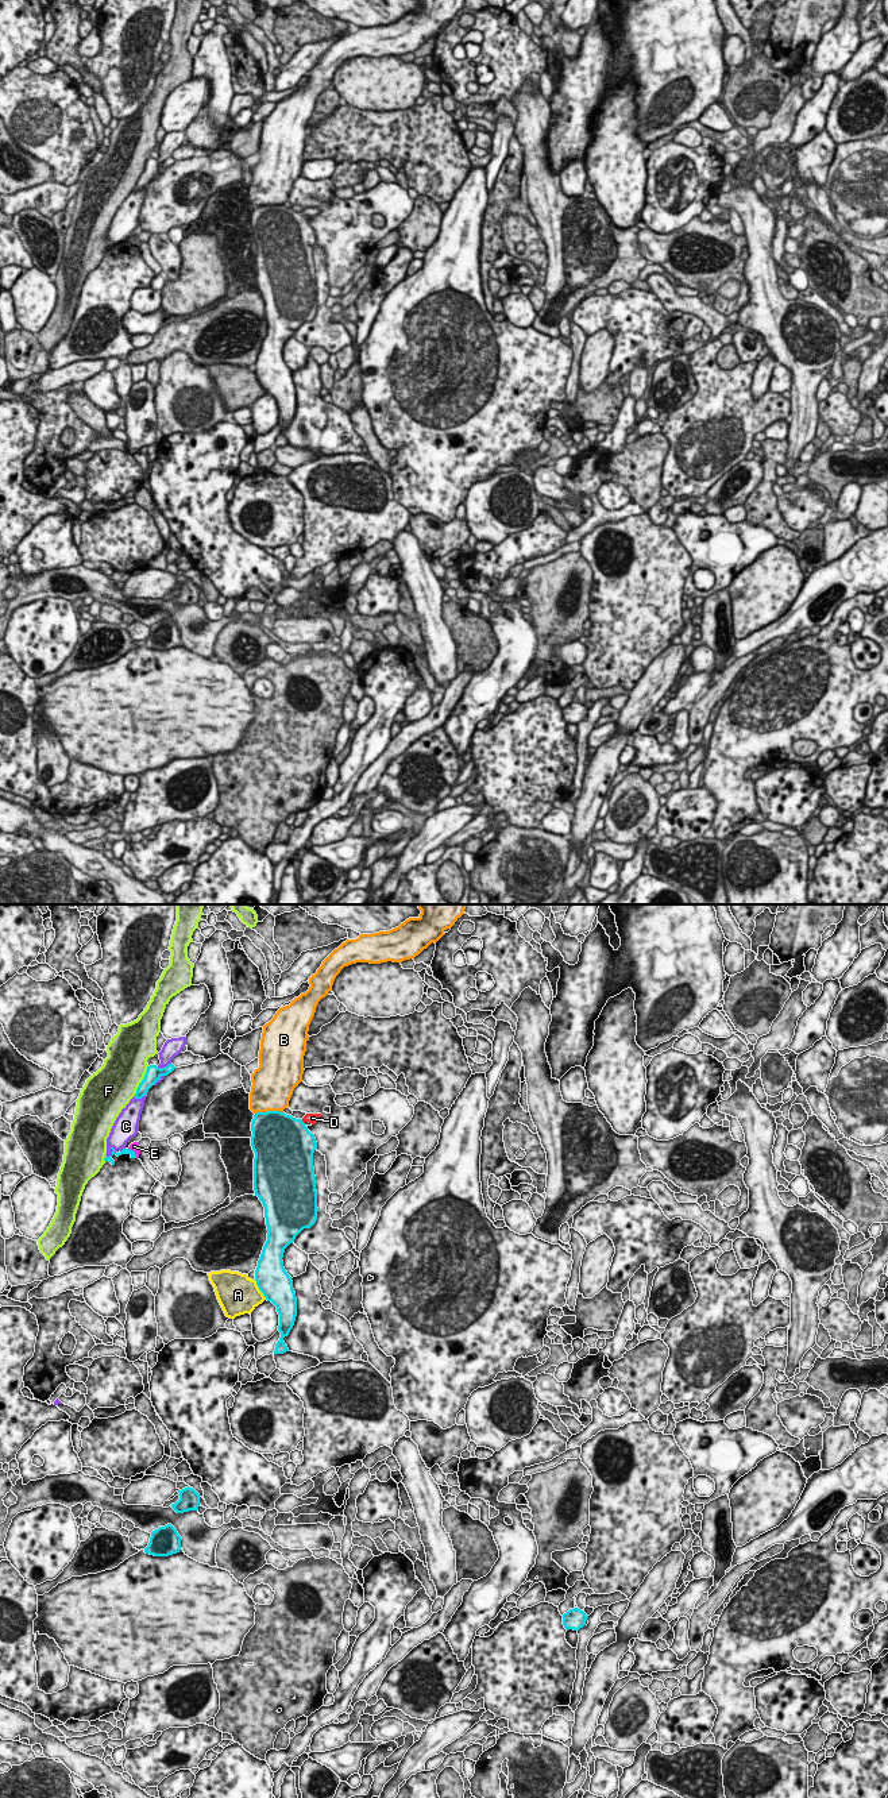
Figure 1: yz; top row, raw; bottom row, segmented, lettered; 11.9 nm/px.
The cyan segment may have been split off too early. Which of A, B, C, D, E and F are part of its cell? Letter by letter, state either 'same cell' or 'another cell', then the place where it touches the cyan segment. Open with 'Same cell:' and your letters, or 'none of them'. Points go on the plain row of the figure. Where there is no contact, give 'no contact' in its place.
Same cell: D
A: another cell; contact yz (259, 382)
B: another cell; contact yz (269, 204)
C: another cell; contact yz (112, 244)
D: same cell; contact yz (302, 215)
E: another cell; contact yz (134, 246)
F: another cell; contact yz (142, 173)

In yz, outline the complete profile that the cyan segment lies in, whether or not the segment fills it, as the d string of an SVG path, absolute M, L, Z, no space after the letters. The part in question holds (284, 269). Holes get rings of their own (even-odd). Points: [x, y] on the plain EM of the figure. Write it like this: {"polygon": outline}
{"polygon": "M267 204L256 205L251 215L251 239L255 246L254 283L265 300L269 324L255 363L255 374L266 393L277 400L279 408L278 424L281 431L275 437L274 447L289 444L283 431L289 428L297 409L296 385L292 370L283 360L283 346L304 321L310 321L317 313L318 301L313 261L313 246L317 242L317 235L305 216L314 217L320 212L321 207L306 207L302 212L296 212L281 204Z"}

